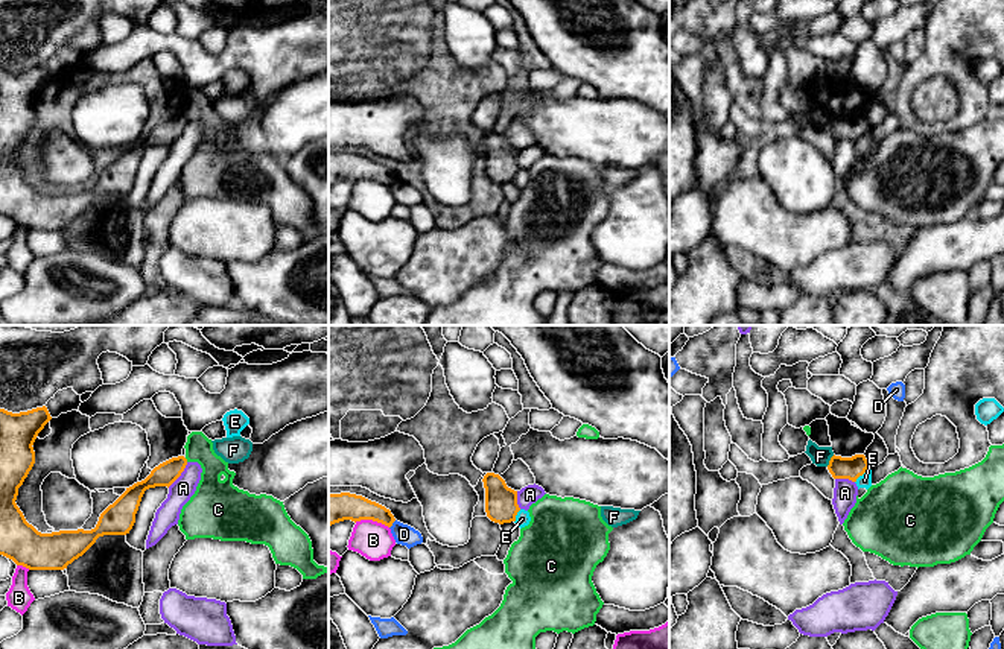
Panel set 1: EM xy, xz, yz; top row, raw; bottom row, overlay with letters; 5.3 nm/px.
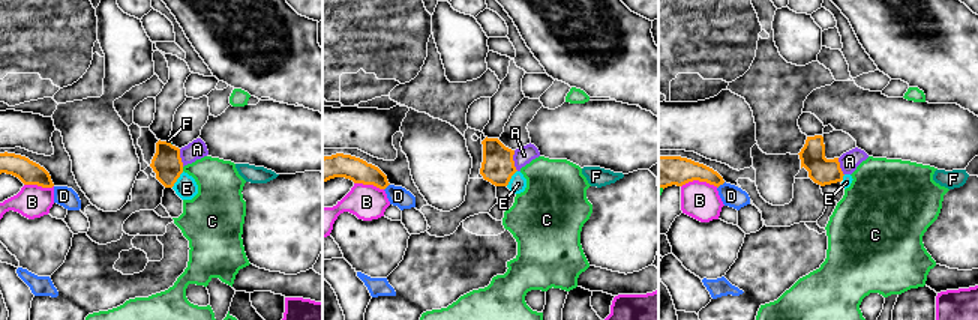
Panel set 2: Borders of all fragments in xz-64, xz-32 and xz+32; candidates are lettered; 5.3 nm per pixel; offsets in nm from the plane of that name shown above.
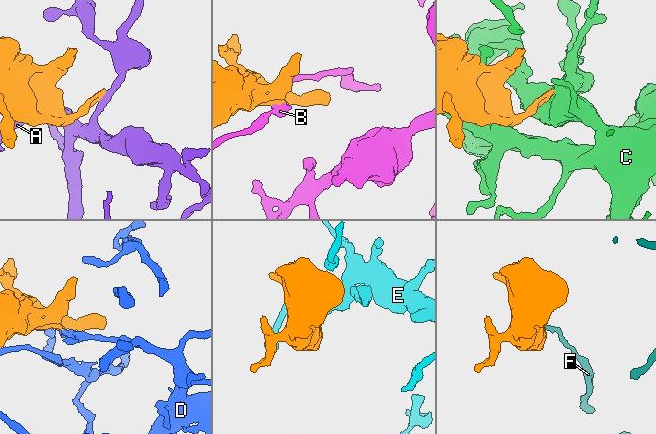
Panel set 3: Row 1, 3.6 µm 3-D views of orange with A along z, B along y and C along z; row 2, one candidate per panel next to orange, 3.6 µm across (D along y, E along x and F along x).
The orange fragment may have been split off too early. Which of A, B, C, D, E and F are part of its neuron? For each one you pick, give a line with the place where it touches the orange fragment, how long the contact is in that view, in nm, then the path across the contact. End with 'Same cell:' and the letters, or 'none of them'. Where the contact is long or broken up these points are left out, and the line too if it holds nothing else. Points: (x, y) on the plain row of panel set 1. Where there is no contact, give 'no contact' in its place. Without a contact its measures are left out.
Same cell: none of them

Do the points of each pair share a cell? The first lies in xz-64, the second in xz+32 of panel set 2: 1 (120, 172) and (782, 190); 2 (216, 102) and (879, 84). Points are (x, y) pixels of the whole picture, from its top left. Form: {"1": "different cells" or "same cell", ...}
{"1": "same cell", "2": "different cells"}

